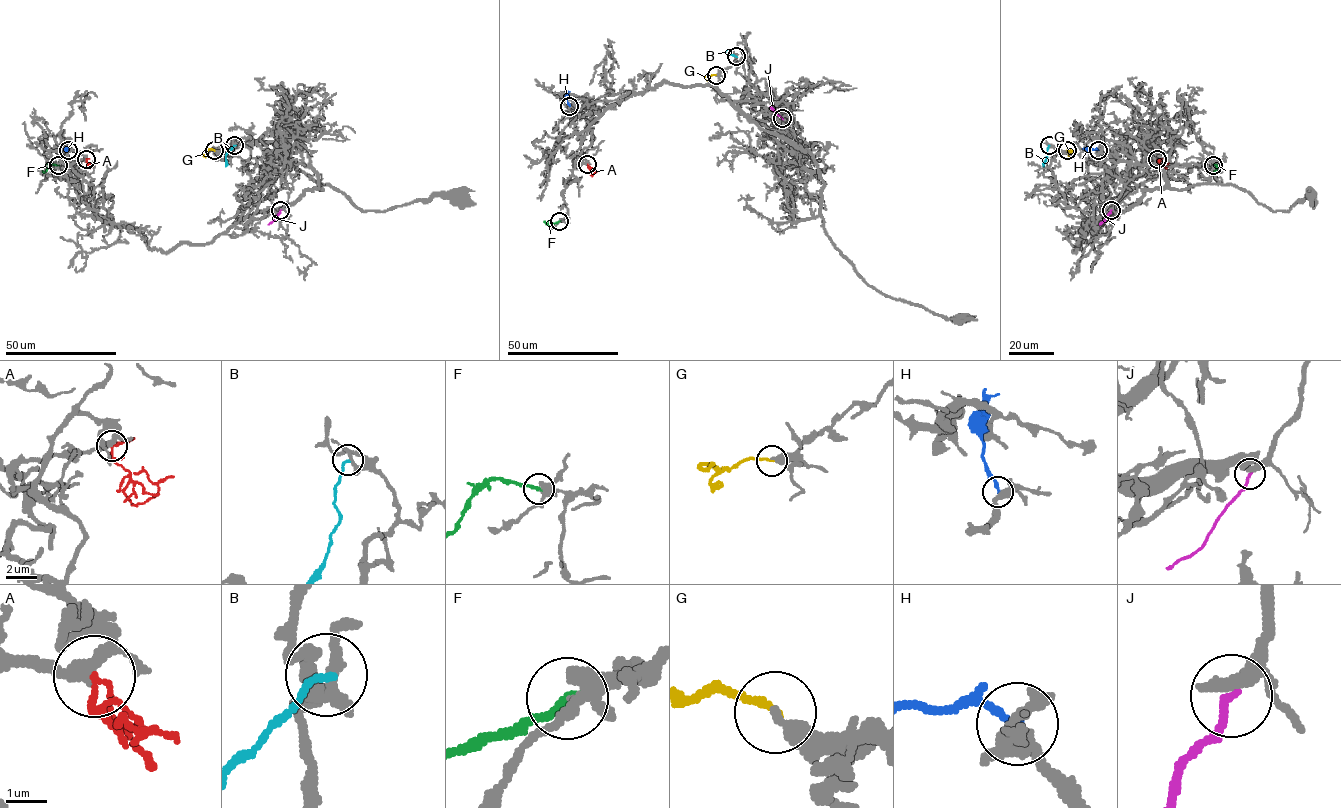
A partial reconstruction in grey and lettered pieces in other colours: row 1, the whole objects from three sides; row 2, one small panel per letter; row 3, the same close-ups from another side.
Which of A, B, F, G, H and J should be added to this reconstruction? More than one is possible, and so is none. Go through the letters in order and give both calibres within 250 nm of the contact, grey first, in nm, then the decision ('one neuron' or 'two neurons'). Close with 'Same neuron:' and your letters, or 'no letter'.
A: 280/130 nm | two neurons
B: 200/180 nm | two neurons
F: 240/200 nm | one neuron
G: 400/170 nm | one neuron
H: 380/190 nm | two neurons
J: 440/190 nm | two neurons
Same neuron: F, G

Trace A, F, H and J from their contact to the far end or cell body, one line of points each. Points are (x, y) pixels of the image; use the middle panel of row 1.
A: (587, 164), (594, 170), (591, 176)
F: (559, 221), (552, 224), (544, 221)
H: (569, 105), (570, 92)
J: (782, 118), (770, 107)

